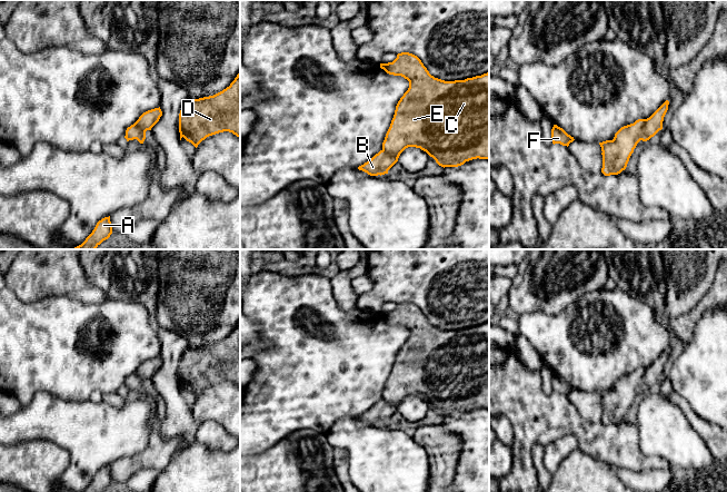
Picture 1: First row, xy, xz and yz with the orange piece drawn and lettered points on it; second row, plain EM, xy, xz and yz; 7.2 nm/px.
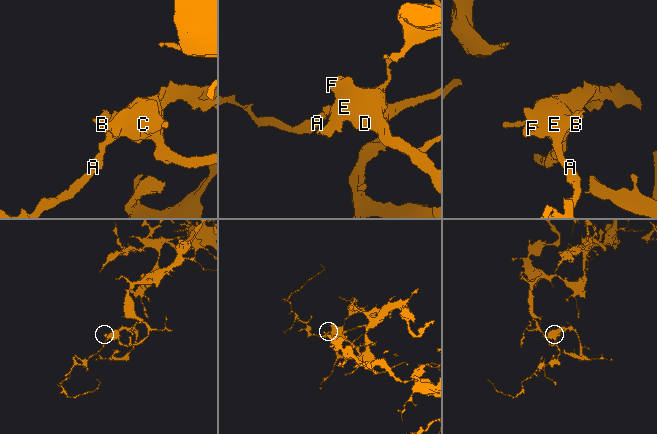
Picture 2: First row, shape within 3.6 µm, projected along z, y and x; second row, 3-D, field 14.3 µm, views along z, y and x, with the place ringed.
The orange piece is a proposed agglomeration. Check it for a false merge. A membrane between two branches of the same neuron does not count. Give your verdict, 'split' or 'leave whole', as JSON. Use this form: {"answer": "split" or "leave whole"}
{"answer": "split"}

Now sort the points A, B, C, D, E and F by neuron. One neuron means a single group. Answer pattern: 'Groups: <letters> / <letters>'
Groups: A C D E F / B

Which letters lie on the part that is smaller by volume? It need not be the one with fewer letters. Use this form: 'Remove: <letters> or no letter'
Remove: B

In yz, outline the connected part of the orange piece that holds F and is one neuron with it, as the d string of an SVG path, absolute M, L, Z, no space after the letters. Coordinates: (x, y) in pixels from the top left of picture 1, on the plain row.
M554 374L551 378L551 387L552 393L560 393L562 395L569 395L570 392L572 392L575 388L570 384L568 384L562 377L558 376L557 374Z

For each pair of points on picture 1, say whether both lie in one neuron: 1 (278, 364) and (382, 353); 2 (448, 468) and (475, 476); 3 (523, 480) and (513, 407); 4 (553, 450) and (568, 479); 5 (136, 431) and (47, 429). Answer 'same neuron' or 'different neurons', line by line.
1: same neuron
2: different neurons
3: same neuron
4: different neurons
5: same neuron

